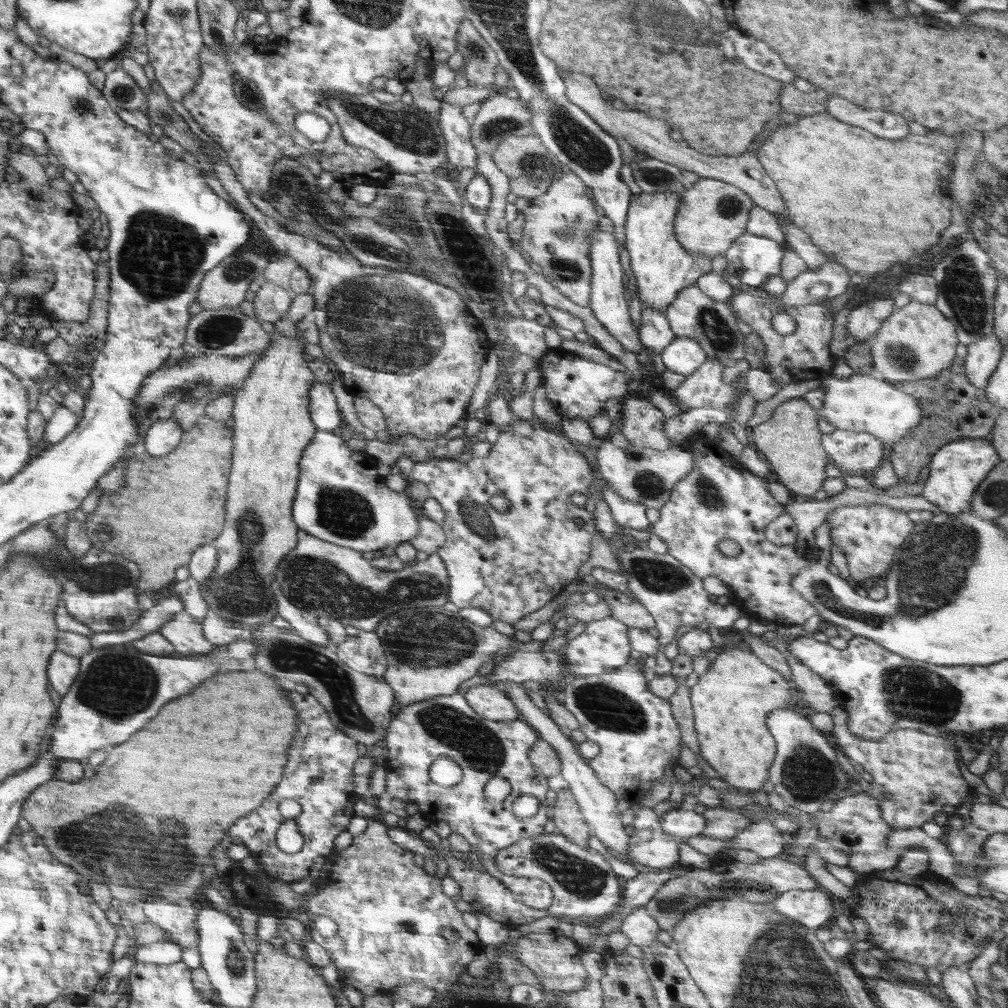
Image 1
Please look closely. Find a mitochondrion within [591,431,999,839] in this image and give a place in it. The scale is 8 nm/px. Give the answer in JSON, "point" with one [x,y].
{"point":[931,575]}

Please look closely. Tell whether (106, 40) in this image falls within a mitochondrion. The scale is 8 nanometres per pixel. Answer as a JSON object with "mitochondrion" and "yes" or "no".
{"mitochondrion":"no"}

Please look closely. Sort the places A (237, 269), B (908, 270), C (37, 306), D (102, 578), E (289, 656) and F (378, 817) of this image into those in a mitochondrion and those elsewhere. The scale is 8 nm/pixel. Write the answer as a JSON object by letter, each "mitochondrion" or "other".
{"A":"mitochondrion","B":"other","C":"other","D":"mitochondrion","E":"mitochondrion","F":"other"}

